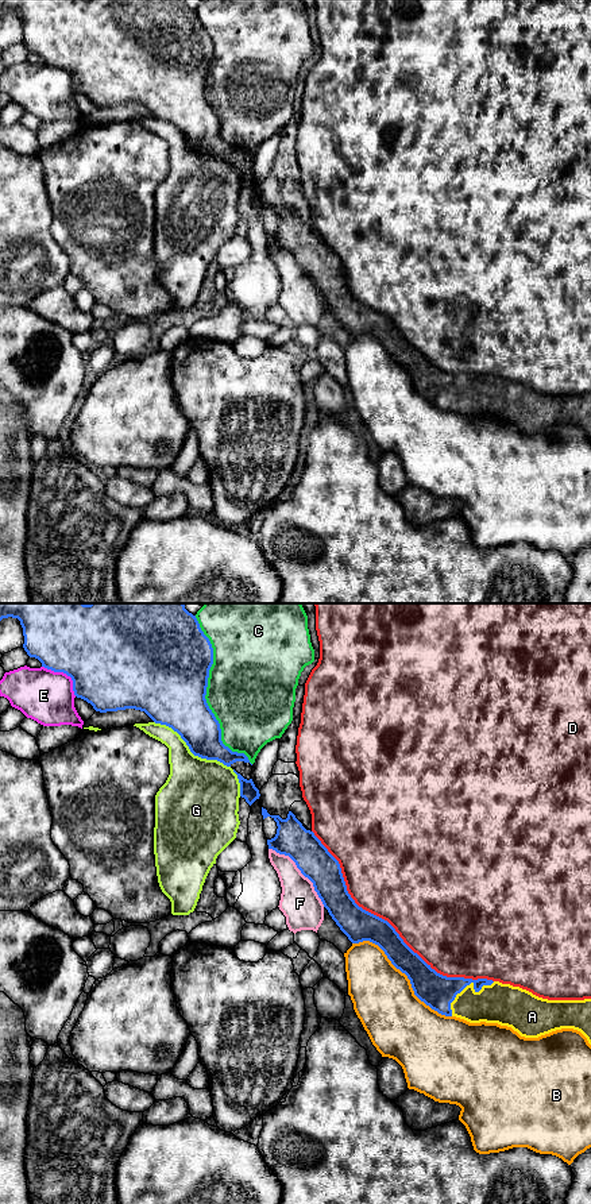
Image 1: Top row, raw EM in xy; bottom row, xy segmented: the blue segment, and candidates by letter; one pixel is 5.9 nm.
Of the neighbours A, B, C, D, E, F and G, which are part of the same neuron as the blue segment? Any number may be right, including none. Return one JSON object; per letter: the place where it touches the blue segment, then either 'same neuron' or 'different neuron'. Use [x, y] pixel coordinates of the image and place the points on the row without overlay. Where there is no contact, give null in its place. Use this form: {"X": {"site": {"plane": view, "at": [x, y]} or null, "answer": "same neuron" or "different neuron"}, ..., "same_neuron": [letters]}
{"A": {"site": {"plane": "xy", "at": [466, 381]}, "answer": "same neuron"}, "B": {"site": {"plane": "xy", "at": [405, 369]}, "answer": "different neuron"}, "C": {"site": {"plane": "xy", "at": [205, 89]}, "answer": "different neuron"}, "D": {"site": {"plane": "xy", "at": [390, 320]}, "answer": "different neuron"}, "E": {"site": {"plane": "xy", "at": [65, 68]}, "answer": "different neuron"}, "F": {"site": {"plane": "xy", "at": [301, 267]}, "answer": "different neuron"}, "G": {"site": {"plane": "xy", "at": [190, 146]}, "answer": "different neuron"}, "same_neuron": ["A"]}

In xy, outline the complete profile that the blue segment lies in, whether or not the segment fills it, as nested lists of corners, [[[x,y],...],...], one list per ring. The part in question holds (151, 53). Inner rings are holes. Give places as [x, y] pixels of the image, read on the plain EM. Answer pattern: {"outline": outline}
{"outline": [[[0,0],[0,16],[8,12],[20,16],[24,31],[23,43],[27,50],[38,54],[42,58],[42,62],[70,72],[73,76],[74,90],[90,99],[96,107],[107,108],[125,104],[140,105],[155,119],[166,120],[177,127],[194,151],[206,155],[217,155],[227,162],[231,162],[236,157],[250,158],[244,148],[232,147],[221,136],[220,119],[205,94],[209,65],[213,59],[213,43],[209,34],[201,26],[196,11],[189,8],[185,4],[185,0]]]}

